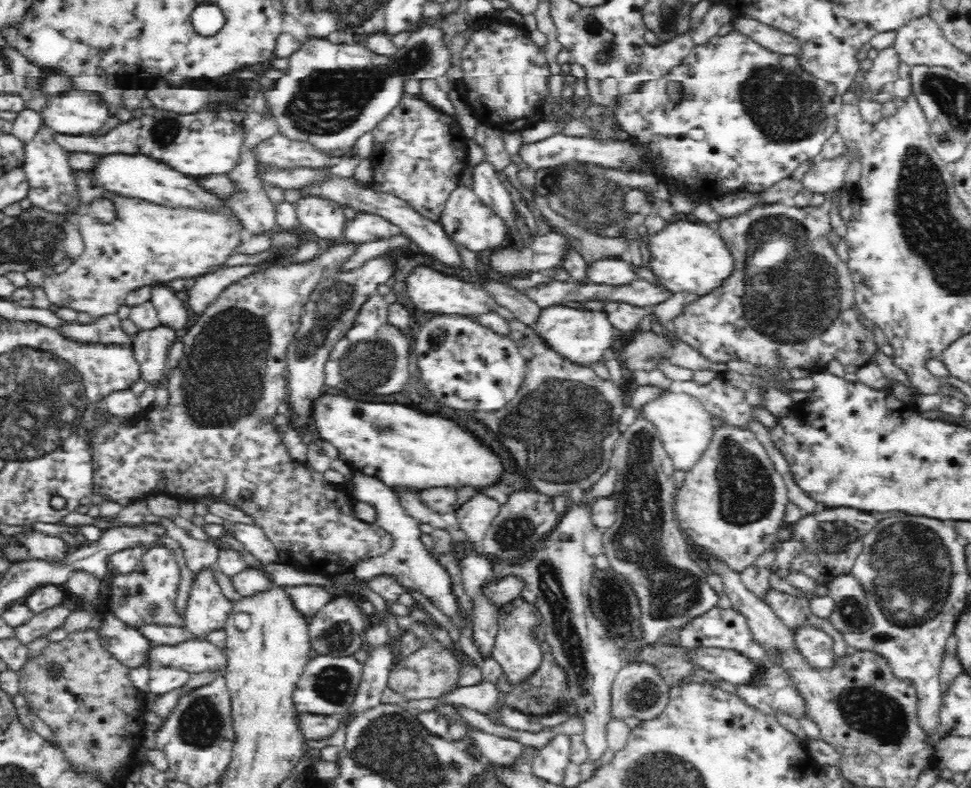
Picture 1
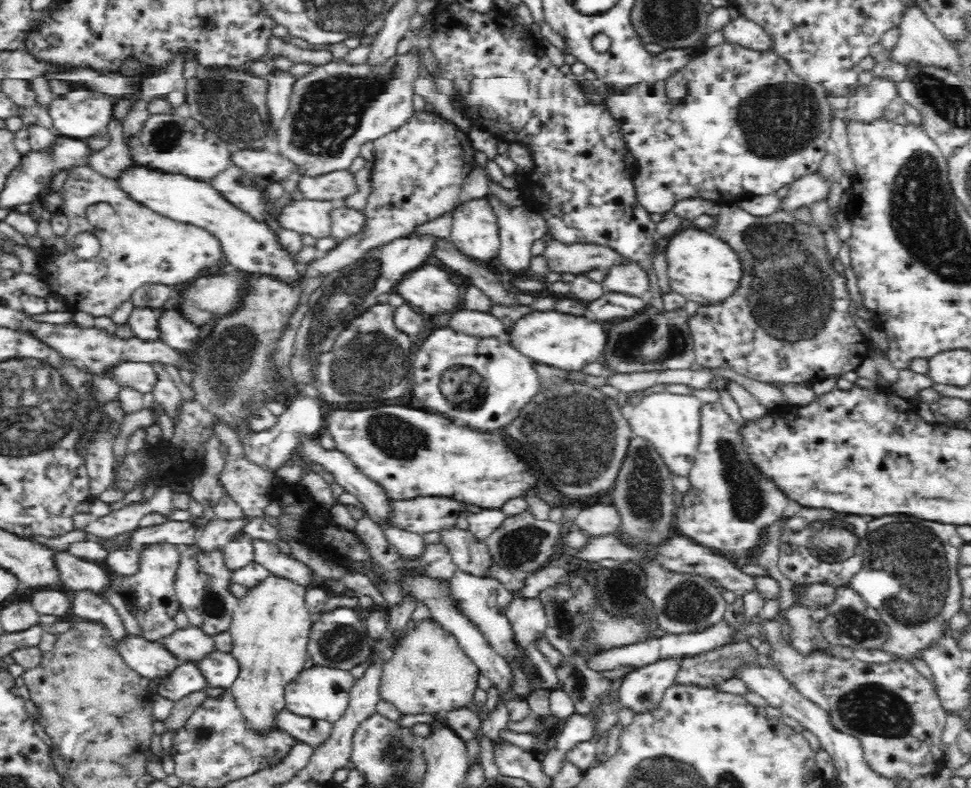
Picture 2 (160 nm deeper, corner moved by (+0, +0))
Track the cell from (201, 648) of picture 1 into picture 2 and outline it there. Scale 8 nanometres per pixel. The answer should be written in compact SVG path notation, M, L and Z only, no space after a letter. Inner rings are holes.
M216 648L194 663L210 687L229 688L239 671L238 661L231 653Z

